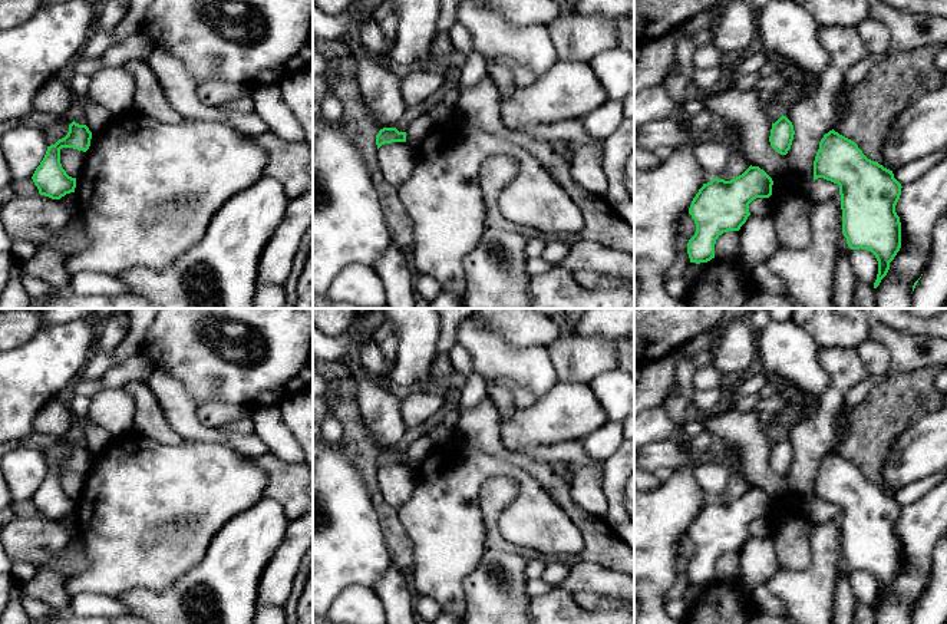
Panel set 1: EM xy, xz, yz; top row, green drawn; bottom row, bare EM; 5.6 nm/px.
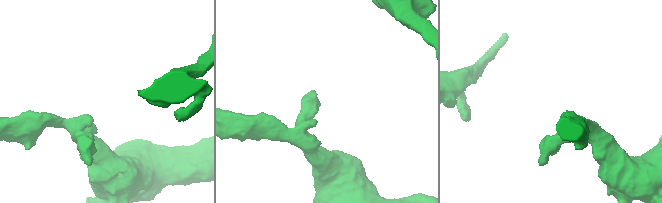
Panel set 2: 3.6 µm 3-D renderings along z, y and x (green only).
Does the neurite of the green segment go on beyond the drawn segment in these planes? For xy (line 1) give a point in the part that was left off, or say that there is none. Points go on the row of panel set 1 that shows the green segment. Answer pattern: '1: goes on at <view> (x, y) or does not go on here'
1: does not go on here

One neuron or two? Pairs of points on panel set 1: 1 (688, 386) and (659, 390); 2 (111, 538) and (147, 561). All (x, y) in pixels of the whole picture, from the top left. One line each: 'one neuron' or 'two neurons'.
1: two neurons
2: one neuron

